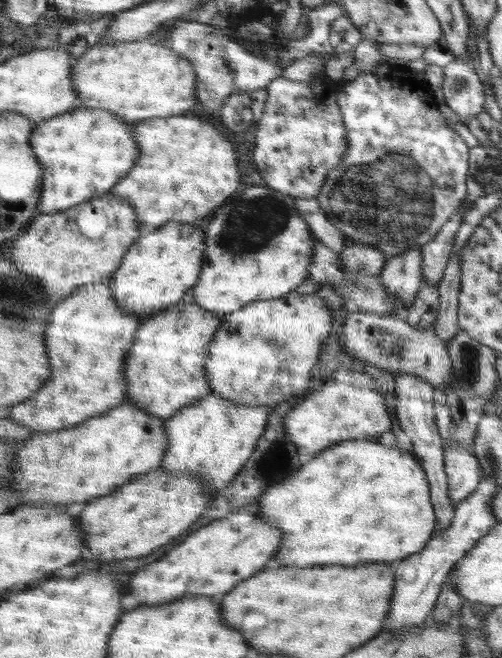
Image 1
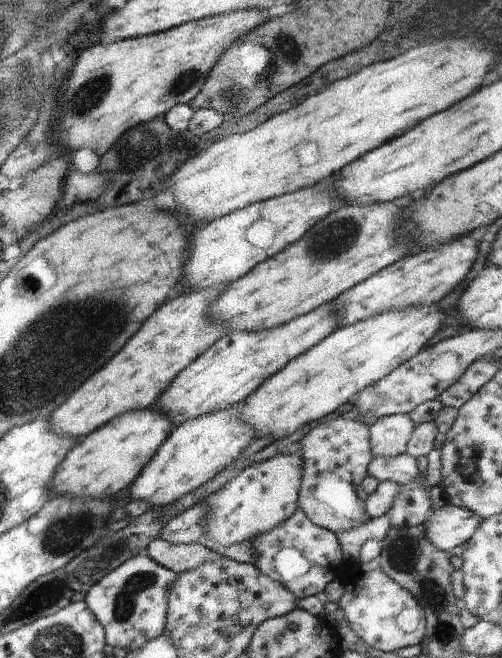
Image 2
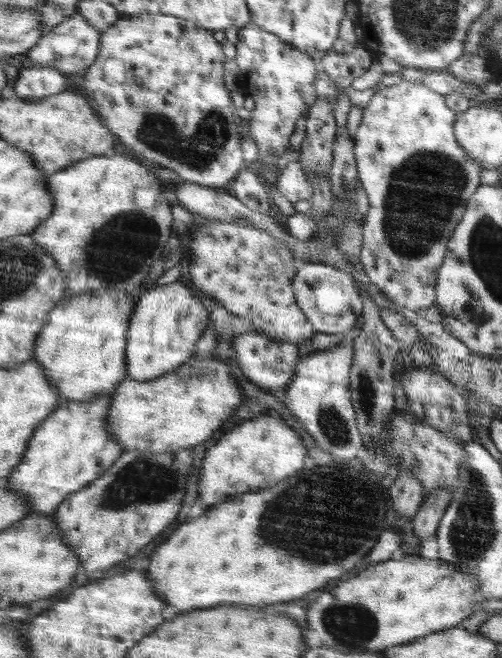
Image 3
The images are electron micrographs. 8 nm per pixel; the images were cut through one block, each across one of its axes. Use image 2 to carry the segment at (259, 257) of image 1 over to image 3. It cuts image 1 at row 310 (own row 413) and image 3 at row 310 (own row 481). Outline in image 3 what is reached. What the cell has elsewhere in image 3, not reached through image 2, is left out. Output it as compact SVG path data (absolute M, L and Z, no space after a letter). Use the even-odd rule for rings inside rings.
M182 281L158 285L156 288L138 294L136 309L130 319L128 334L126 334L126 372L128 377L137 381L155 379L172 372L190 359L190 356L194 354L193 345L208 328L209 319L209 311L204 307L201 295L198 297L196 294L197 292L191 286Z

